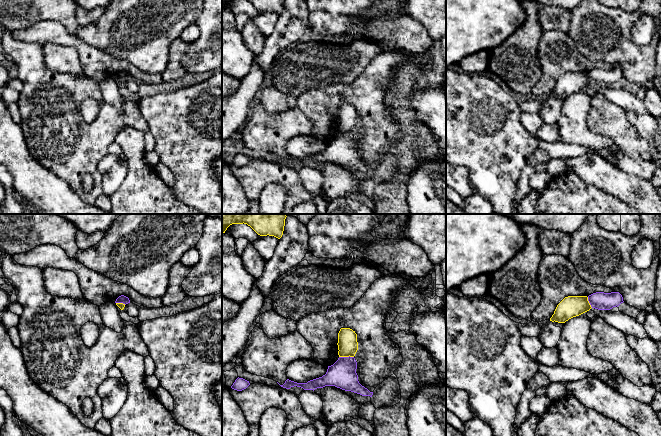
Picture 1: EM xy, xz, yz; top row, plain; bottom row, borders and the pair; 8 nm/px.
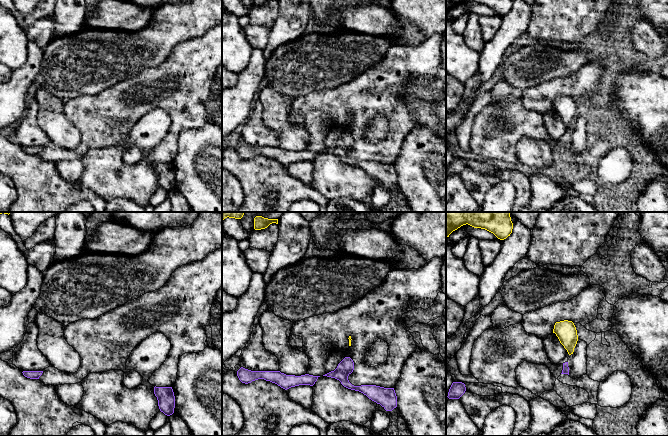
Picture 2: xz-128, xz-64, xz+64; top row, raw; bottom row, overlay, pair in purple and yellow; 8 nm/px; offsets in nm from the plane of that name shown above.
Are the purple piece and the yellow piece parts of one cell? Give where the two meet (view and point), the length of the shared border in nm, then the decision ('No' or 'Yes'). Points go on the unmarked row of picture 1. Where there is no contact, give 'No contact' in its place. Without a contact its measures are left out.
Touches purple at xz (346, 133). Shared border 120 nm. No

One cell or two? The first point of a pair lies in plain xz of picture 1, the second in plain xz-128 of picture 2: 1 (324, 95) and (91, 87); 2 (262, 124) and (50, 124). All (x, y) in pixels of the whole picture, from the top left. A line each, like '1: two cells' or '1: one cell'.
1: two cells
2: two cells

